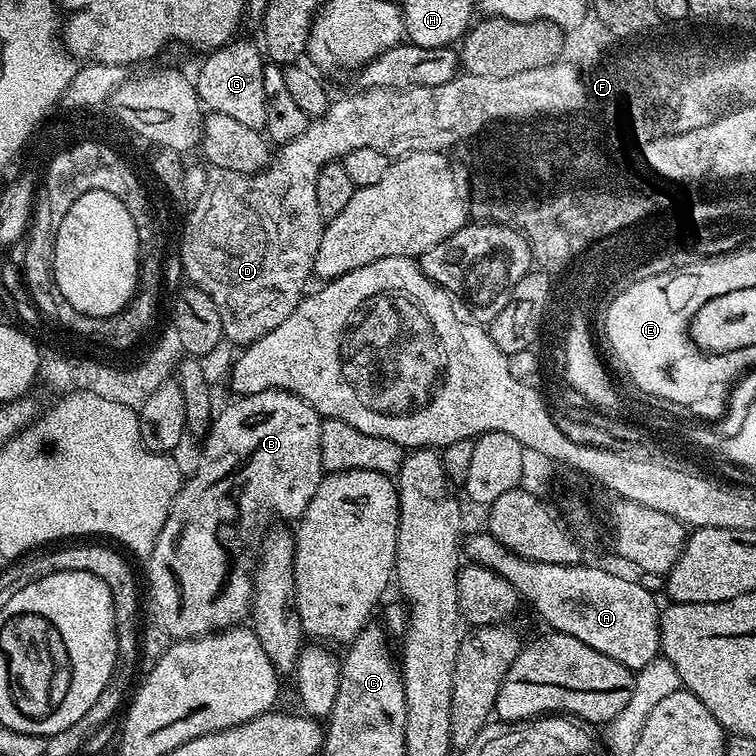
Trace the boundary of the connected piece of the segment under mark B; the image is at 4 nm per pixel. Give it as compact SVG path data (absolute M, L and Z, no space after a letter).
M268 388L233 401L217 414L216 422L211 423L206 434L208 442L206 440L202 446L200 465L183 481L158 534L158 542L146 557L148 584L152 587L152 600L160 615L159 627L173 641L192 640L196 636L220 632L223 628L237 627L243 621L240 619L249 615L254 576L249 569L247 572L240 568L239 562L232 557L231 546L224 544L223 536L230 535L239 520L244 528L264 524L268 516L277 516L280 522L299 521L326 475L320 453L322 417L300 396Z

